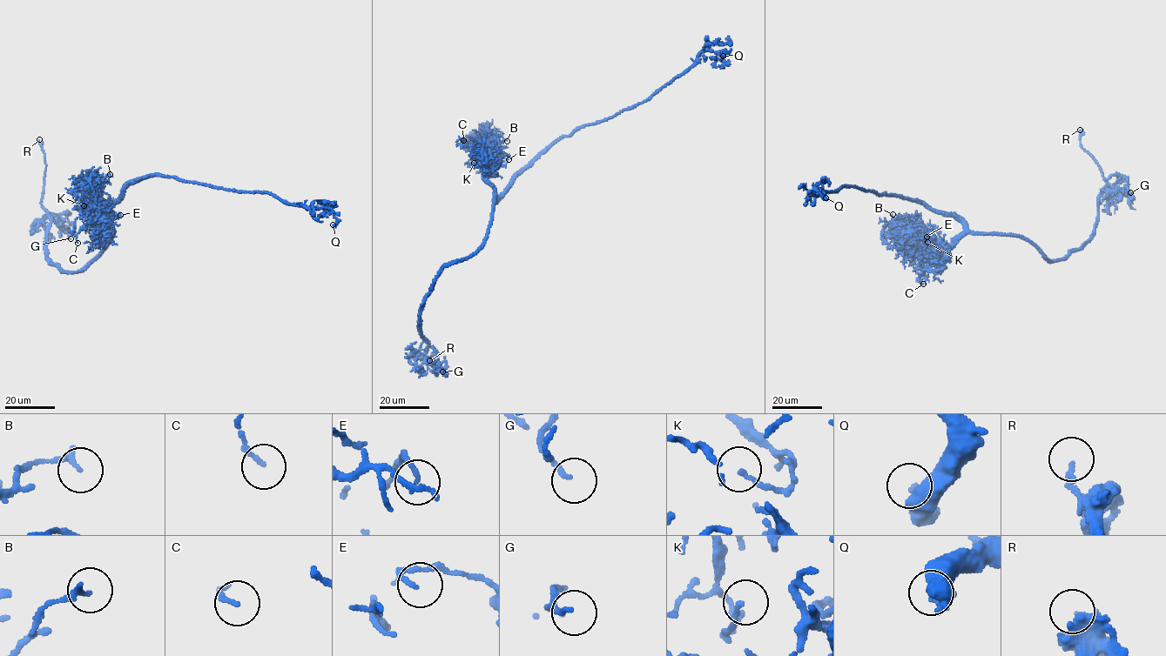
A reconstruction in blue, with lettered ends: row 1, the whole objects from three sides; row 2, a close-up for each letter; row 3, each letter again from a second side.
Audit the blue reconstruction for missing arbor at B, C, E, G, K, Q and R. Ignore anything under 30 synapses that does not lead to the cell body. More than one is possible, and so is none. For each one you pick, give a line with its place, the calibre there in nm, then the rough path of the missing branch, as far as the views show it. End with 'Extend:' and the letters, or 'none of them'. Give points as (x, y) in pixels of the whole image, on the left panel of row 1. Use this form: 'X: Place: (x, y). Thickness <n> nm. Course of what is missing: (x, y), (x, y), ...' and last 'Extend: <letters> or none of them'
R: Place: (39, 139). Thickness 140 nm. Course of what is missing: (39, 139), (39, 126), (26, 116), (30, 114)
Extend: R

